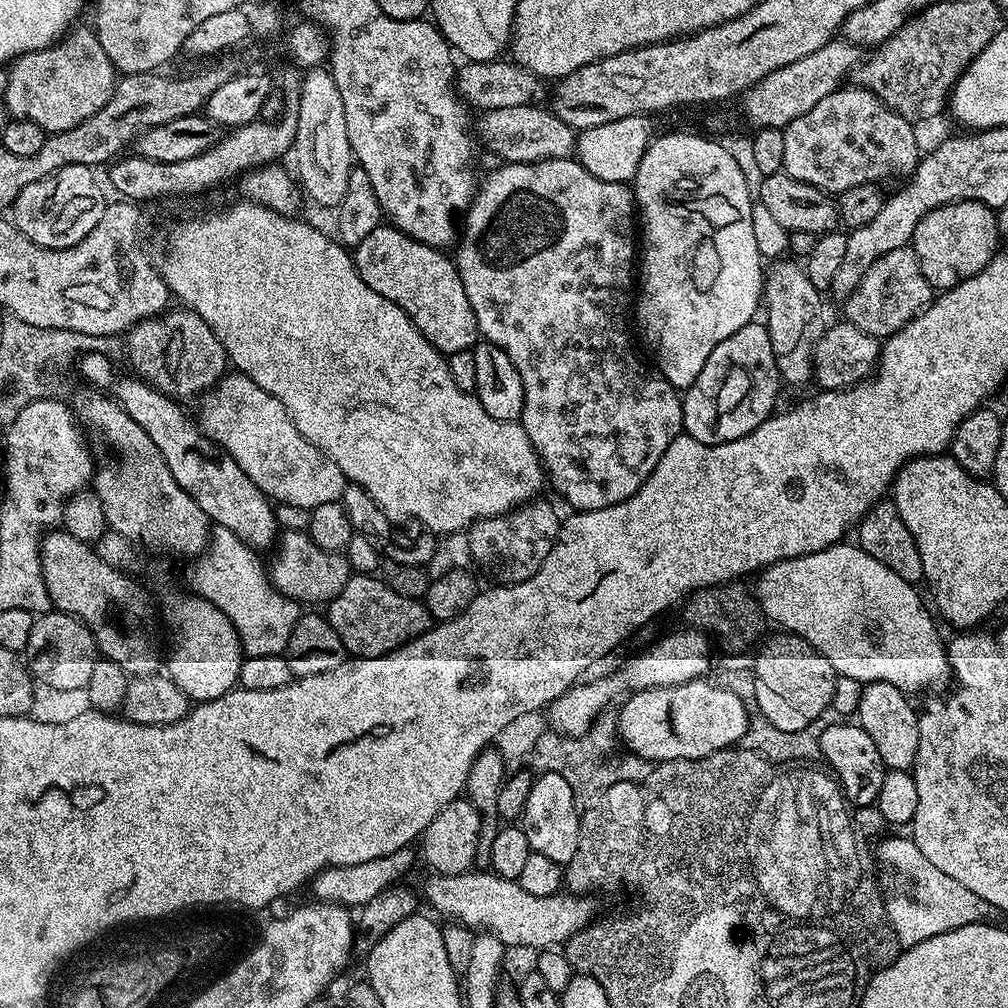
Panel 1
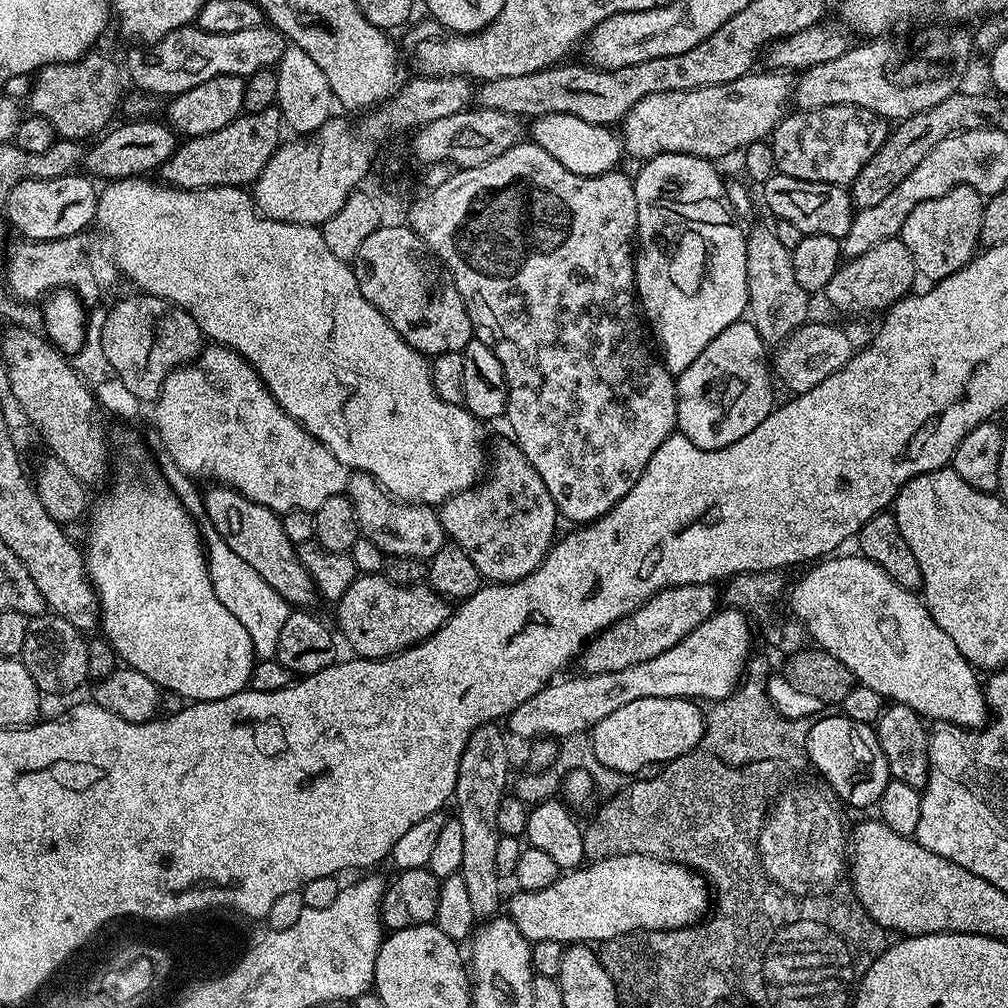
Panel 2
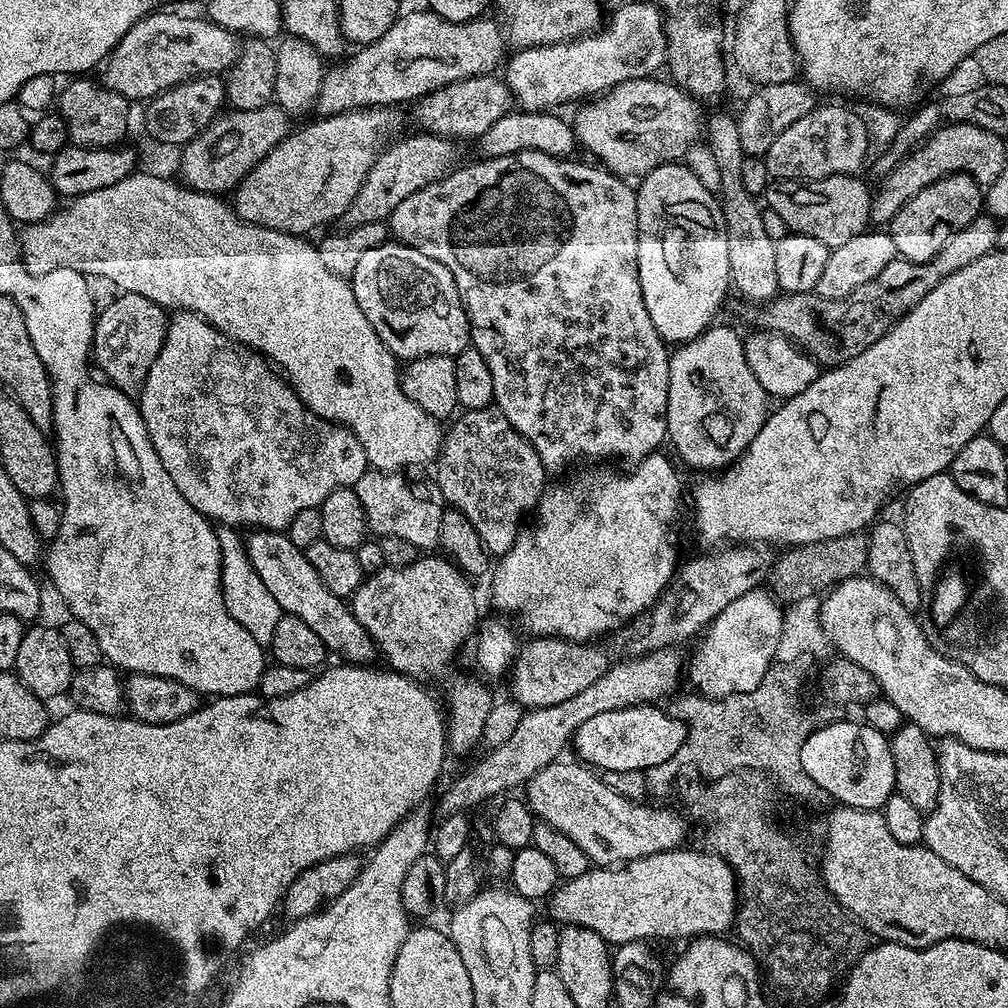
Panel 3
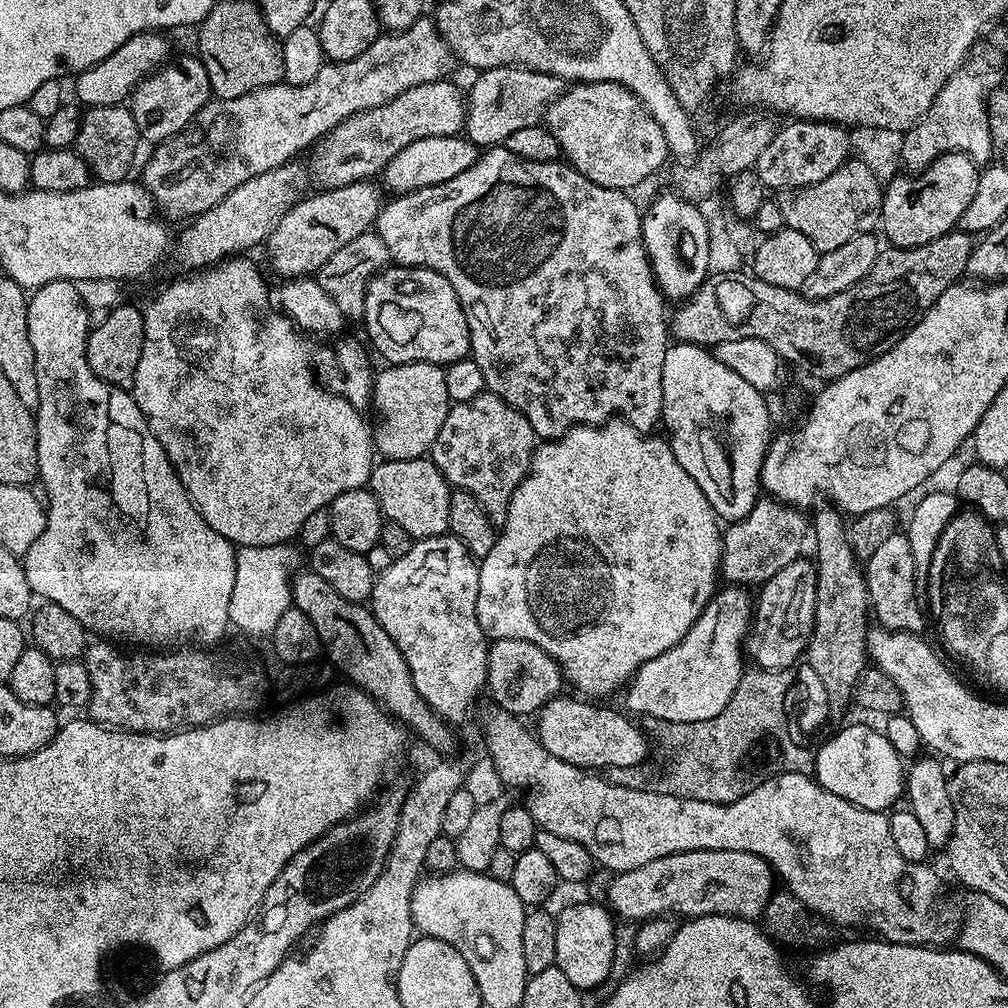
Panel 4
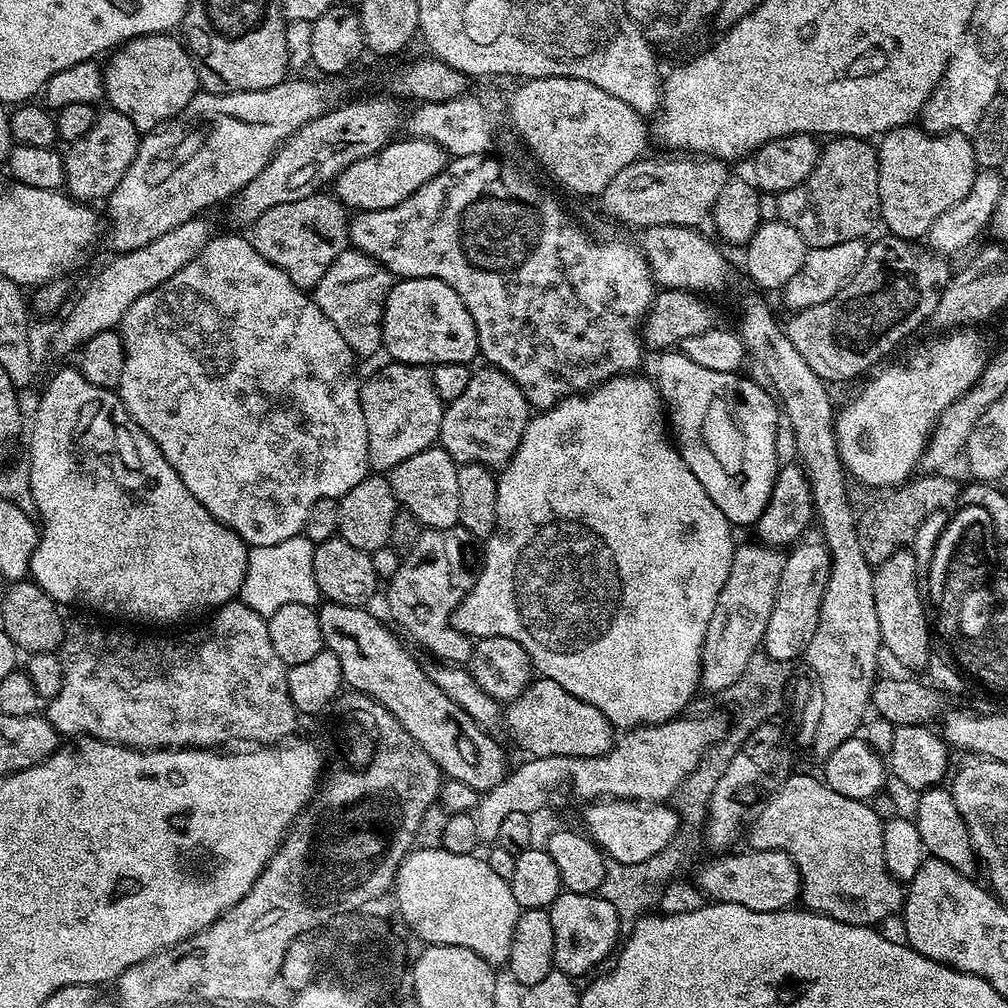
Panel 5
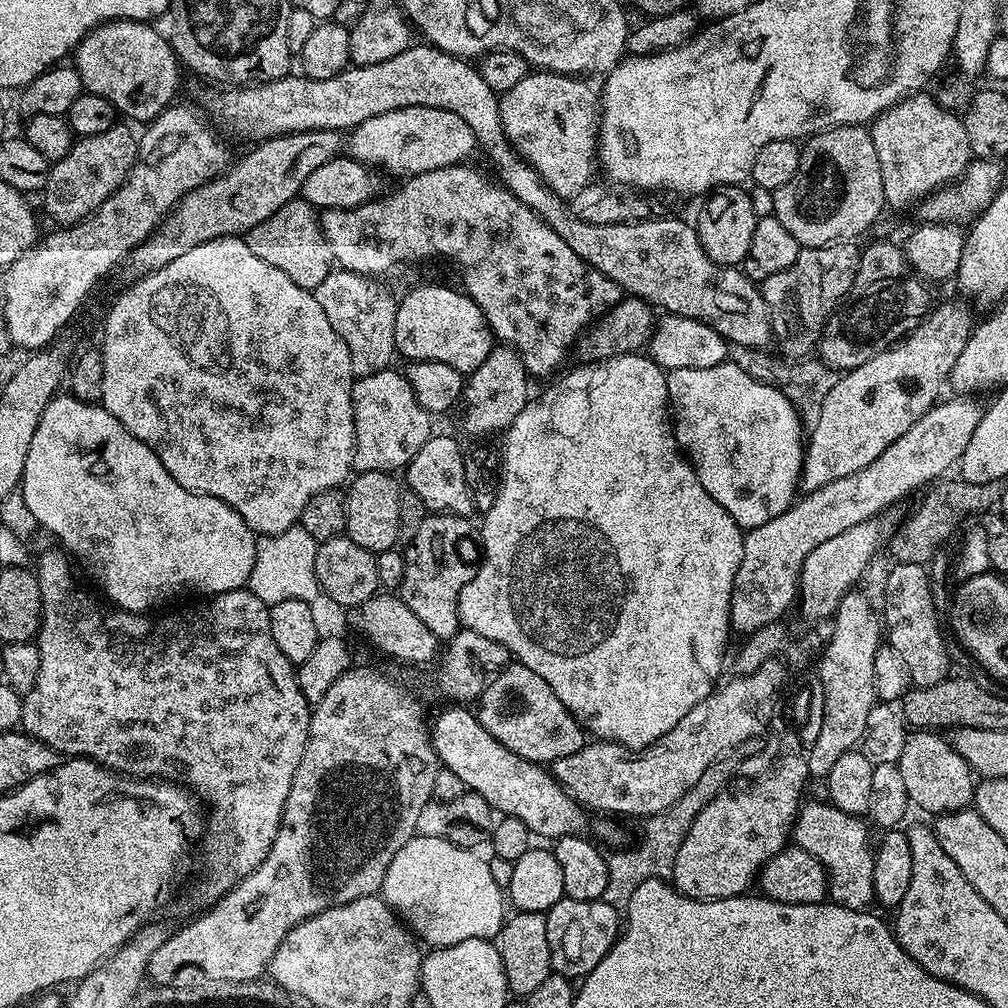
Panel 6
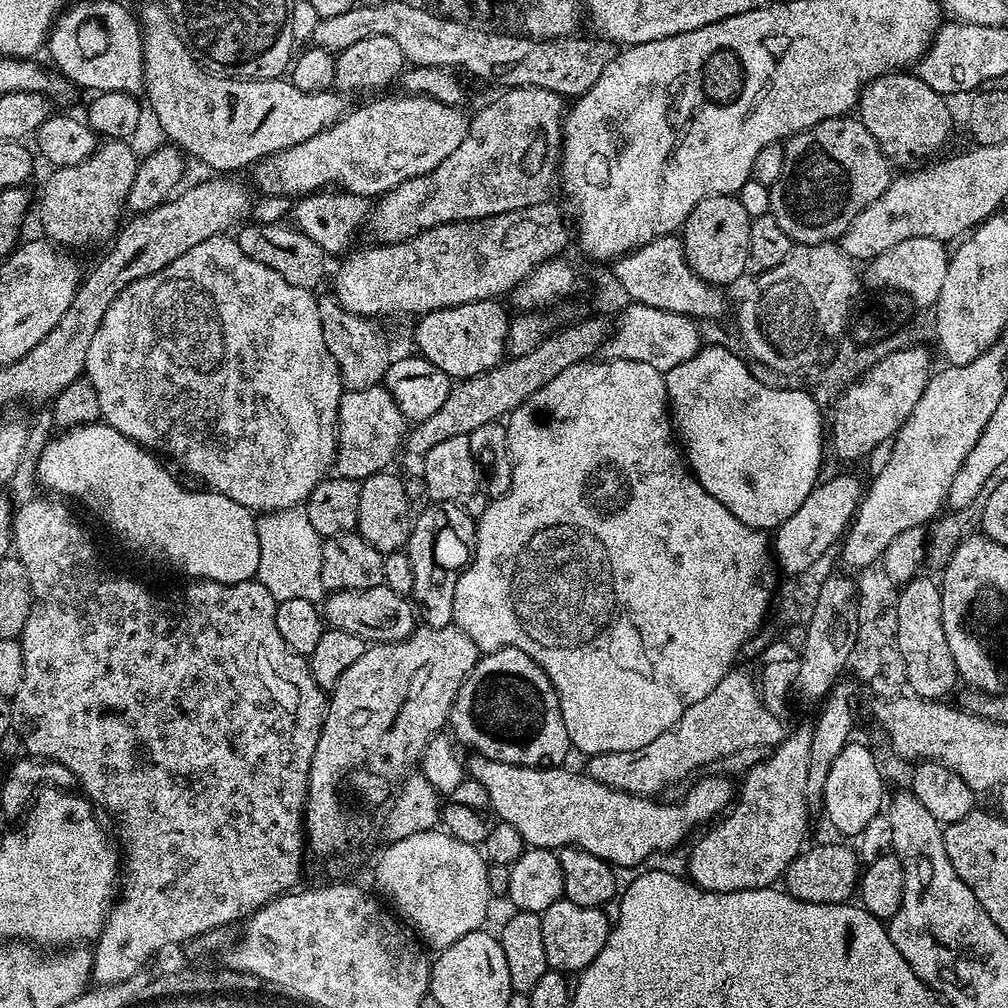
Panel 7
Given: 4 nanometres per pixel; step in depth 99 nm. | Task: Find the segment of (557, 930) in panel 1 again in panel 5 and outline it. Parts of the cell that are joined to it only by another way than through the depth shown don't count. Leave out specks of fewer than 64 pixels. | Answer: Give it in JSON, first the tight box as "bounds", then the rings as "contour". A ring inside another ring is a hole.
{"bounds":[698,850,800,912],"contour":[[[747,850],[720,854],[700,872],[698,888],[709,901],[741,904],[746,910],[777,912],[793,907],[800,900],[800,871],[796,863],[778,850]]]}

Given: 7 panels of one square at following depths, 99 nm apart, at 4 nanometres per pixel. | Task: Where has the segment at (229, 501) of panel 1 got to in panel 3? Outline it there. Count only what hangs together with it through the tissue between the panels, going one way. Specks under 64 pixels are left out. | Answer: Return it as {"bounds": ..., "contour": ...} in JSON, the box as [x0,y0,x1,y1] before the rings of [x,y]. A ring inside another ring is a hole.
{"bounds":[244,530,377,666],"contour":[[[252,530],[247,533],[244,540],[244,549],[258,574],[266,590],[278,602],[281,613],[302,618],[318,638],[328,647],[329,653],[340,655],[341,661],[350,664],[362,664],[365,666],[377,659],[376,643],[370,638],[370,634],[354,618],[349,601],[345,597],[334,594],[318,578],[318,570],[310,566],[304,549],[294,546],[290,538],[284,532],[269,532],[267,530]]]}

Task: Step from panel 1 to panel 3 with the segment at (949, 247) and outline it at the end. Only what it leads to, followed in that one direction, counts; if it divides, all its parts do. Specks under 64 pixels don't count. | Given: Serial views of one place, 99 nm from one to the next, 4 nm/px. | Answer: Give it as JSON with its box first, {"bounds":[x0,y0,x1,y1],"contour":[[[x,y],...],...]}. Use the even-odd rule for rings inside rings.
{"bounds":[890,172,986,264],"contour":[[[964,172],[943,176],[938,182],[926,186],[926,190],[918,190],[918,194],[914,194],[914,198],[910,198],[910,202],[906,202],[906,206],[902,206],[902,210],[898,210],[890,222],[890,234],[894,238],[897,257],[911,264],[933,260],[954,233],[981,215],[985,204],[986,196],[981,185]]]}

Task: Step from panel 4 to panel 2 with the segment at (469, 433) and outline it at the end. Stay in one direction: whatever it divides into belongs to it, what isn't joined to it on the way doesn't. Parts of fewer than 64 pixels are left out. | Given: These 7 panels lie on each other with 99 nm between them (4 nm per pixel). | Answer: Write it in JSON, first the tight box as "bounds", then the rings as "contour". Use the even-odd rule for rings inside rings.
{"bounds":[438,442,557,584],"contour":[[[515,442],[507,443],[498,445],[493,456],[491,453],[490,471],[479,483],[465,492],[459,492],[457,496],[451,496],[438,508],[445,537],[451,543],[462,546],[462,550],[466,550],[470,562],[474,562],[474,566],[478,566],[480,577],[493,584],[513,584],[515,580],[521,580],[531,572],[535,572],[551,550],[554,537],[557,535],[556,503],[554,498],[550,498],[550,490],[546,490],[546,482],[542,482],[542,478],[538,478],[538,470],[534,470],[534,466],[530,466],[526,454],[522,454],[518,445]]]}

